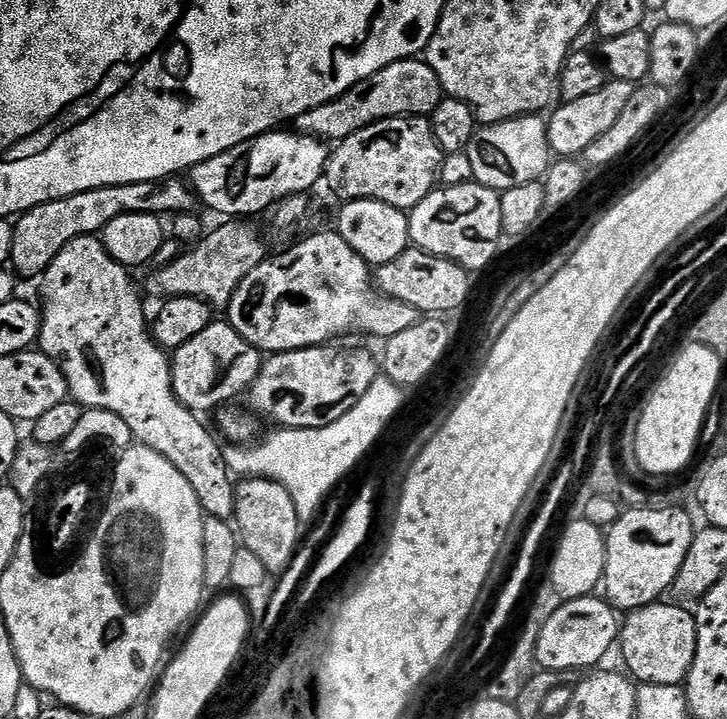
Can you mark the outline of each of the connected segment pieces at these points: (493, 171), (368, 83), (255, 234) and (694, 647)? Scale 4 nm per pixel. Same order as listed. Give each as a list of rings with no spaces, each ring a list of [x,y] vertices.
[[[540,114],[519,116],[506,122],[477,127],[466,151],[470,166],[474,166],[473,181],[487,188],[494,188],[499,193],[514,186],[522,186],[526,182],[540,180],[550,167],[548,126],[545,117]]]
[[[399,60],[378,70],[378,74],[358,82],[353,88],[346,90],[346,94],[322,106],[314,106],[314,110],[302,114],[294,121],[294,128],[305,136],[314,136],[325,142],[339,142],[379,120],[389,120],[395,116],[431,117],[441,99],[442,89],[438,74],[434,74],[427,60]]]
[[[224,222],[221,228],[216,228],[213,232],[211,229],[191,250],[184,250],[176,260],[170,262],[165,268],[159,269],[155,273],[157,275],[156,288],[161,292],[162,297],[191,296],[194,299],[207,301],[213,309],[227,309],[228,303],[232,300],[234,290],[238,290],[242,278],[246,278],[246,274],[250,274],[250,270],[257,268],[266,258],[264,240],[260,237],[259,230],[251,228],[248,224],[251,223]]]
[[[657,602],[647,604],[641,608],[631,609],[627,613],[628,617],[623,617],[620,634],[618,637],[618,652],[624,655],[623,667],[627,675],[633,681],[640,684],[653,684],[654,686],[674,686],[683,685],[688,679],[690,670],[694,666],[694,654],[698,650],[698,626],[696,617],[691,611],[688,612],[683,603],[673,602],[674,604],[664,604]]]

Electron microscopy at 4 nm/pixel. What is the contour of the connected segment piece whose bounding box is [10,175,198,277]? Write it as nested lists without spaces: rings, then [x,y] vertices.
[[[179,175],[168,176],[165,180],[157,180],[150,184],[106,186],[86,190],[70,198],[58,198],[54,202],[34,206],[15,221],[10,264],[21,277],[39,277],[50,266],[50,262],[54,262],[54,258],[58,258],[58,254],[62,254],[62,250],[66,250],[66,246],[74,242],[74,238],[103,233],[104,227],[114,222],[114,218],[122,218],[122,214],[191,213],[197,204],[191,183]]]

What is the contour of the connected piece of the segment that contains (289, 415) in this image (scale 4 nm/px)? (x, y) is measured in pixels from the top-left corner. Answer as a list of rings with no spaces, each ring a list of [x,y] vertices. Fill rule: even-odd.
[[[336,346],[303,348],[269,355],[260,365],[258,378],[246,393],[247,407],[257,417],[265,416],[280,428],[321,428],[338,422],[374,386],[382,368],[364,348],[343,352]]]

